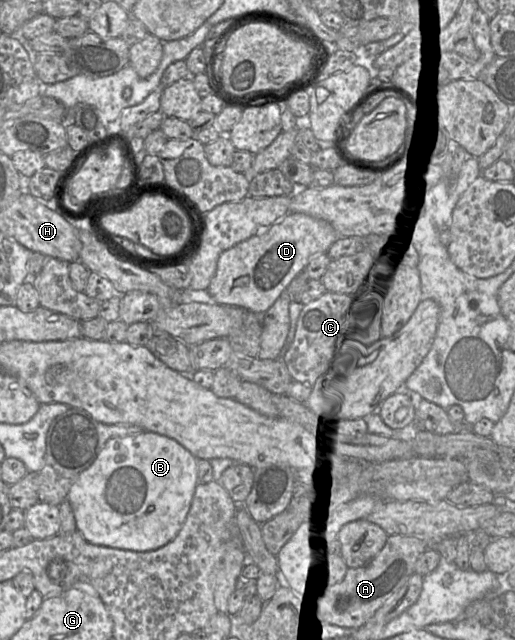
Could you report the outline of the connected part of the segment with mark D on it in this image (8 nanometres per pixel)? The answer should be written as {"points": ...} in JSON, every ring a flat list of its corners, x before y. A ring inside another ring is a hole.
{"points":[[288,213,282,219,221,253,207,288,213,302,264,314,315,256,326,253,339,238,333,226,303,213]]}

